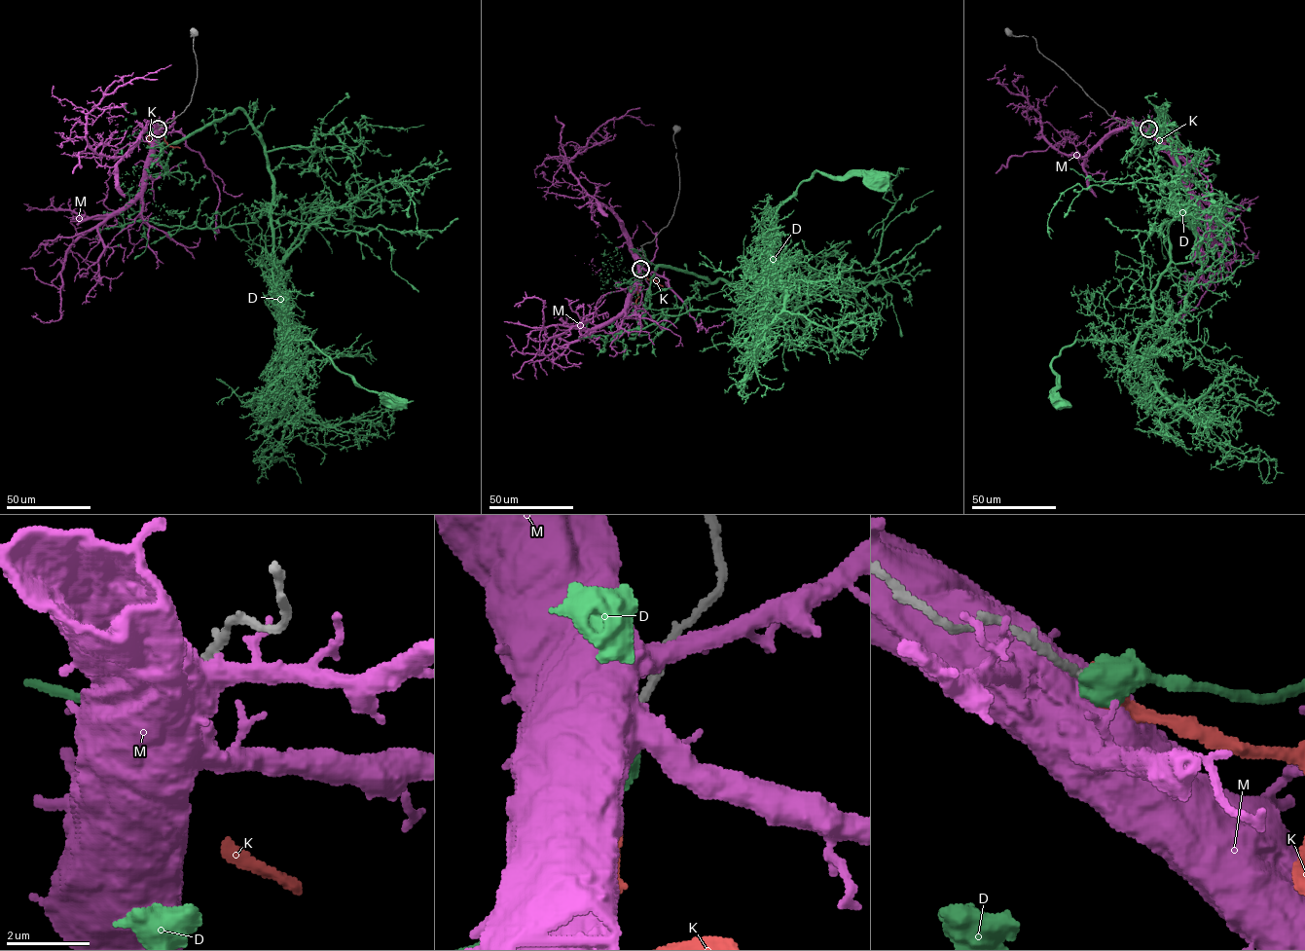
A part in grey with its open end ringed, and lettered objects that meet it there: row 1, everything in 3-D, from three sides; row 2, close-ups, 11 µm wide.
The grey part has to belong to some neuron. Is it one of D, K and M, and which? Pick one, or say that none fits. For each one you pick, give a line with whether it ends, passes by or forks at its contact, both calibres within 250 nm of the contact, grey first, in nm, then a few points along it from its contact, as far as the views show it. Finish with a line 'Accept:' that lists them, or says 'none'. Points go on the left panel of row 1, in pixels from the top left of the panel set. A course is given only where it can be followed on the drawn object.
K: It ends there. Thickness 340 nm (grey) against 650 nm. Its course: (159, 128), (153, 157)
Accept: K

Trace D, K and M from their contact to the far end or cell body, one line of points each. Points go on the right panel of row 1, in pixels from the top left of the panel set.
D: (1147, 128), (1156, 154), (1159, 108), (1178, 164), (1152, 319), (1131, 346), (1066, 346), (1051, 364), (1060, 405)
K: (1148, 128), (1173, 140), (1187, 157)
M: (1147, 128), (1164, 146), (1182, 184), (1205, 209), (1218, 254), (1220, 269), (1210, 286), (1187, 312)

